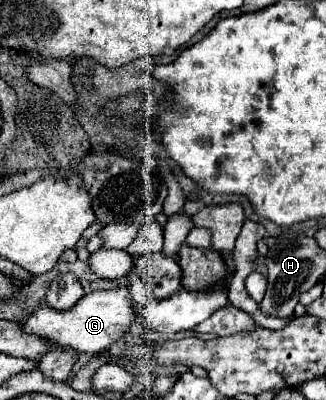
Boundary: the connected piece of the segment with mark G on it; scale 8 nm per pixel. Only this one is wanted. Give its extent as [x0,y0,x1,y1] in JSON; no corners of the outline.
[23,285,135,355]

